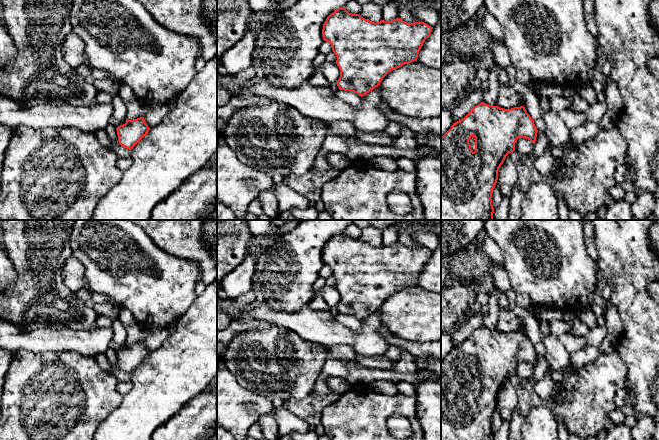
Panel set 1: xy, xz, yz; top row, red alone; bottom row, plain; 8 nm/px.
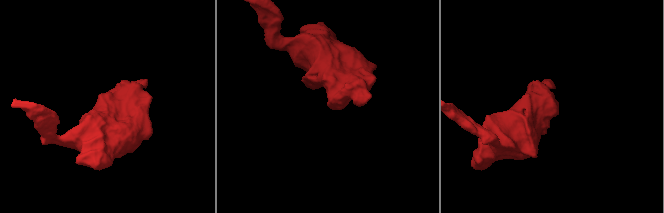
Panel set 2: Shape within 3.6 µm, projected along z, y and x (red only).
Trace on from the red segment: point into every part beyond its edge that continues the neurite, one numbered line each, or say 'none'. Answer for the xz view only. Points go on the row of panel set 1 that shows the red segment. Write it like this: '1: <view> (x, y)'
none

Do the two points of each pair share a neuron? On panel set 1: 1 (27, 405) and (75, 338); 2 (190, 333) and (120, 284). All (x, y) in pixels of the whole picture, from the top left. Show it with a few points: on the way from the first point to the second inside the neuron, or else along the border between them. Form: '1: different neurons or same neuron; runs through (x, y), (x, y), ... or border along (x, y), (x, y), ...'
1: different neurons; border along (43, 351), (75, 351), (89, 356)
2: different neurons; border along (192, 302), (190, 307), (177, 321)

